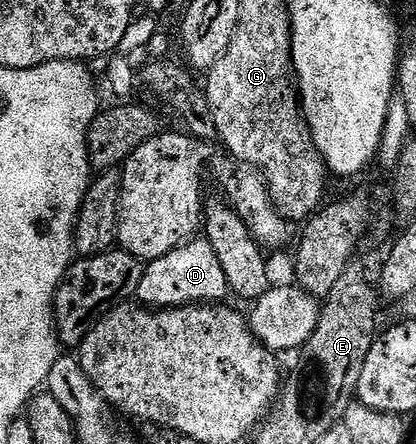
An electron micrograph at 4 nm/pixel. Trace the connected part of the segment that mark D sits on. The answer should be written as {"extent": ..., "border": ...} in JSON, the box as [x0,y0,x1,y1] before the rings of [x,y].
{"extent":[136,239,230,311],"border":[[[191,239],[143,268],[136,297],[143,306],[161,311],[199,303],[222,303],[229,293],[230,284],[224,275],[224,267],[220,267],[220,259],[216,259],[216,251],[212,251],[209,241]]]}

